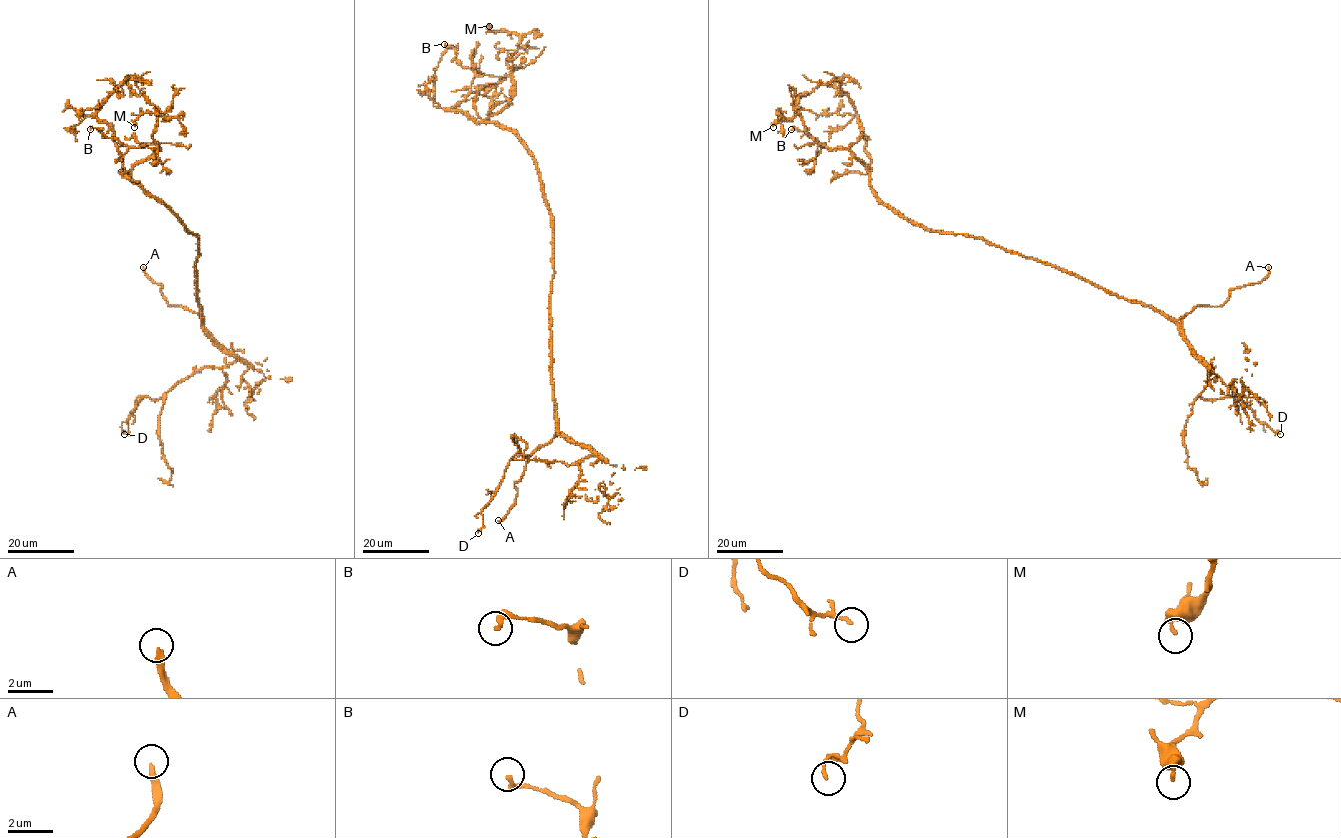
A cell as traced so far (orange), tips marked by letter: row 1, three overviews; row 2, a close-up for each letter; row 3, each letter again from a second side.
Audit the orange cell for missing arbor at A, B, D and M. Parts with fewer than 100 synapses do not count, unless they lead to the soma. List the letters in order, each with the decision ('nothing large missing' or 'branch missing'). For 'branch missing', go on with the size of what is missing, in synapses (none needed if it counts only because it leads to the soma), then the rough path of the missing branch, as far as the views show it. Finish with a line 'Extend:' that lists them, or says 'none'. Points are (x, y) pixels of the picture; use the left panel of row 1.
A: branch missing | (143, 267), (152, 252), (152, 233), (168, 221), (183, 193)
B: nothing large missing
D: nothing large missing
M: nothing large missing
Extend: A

